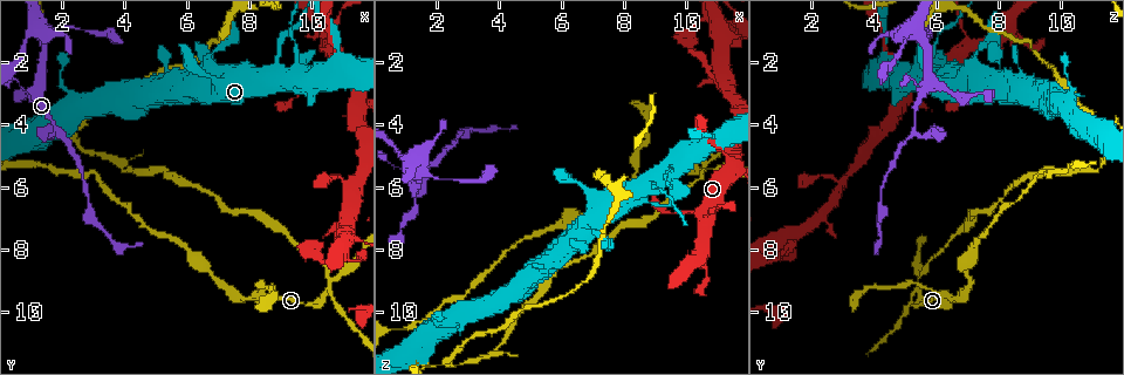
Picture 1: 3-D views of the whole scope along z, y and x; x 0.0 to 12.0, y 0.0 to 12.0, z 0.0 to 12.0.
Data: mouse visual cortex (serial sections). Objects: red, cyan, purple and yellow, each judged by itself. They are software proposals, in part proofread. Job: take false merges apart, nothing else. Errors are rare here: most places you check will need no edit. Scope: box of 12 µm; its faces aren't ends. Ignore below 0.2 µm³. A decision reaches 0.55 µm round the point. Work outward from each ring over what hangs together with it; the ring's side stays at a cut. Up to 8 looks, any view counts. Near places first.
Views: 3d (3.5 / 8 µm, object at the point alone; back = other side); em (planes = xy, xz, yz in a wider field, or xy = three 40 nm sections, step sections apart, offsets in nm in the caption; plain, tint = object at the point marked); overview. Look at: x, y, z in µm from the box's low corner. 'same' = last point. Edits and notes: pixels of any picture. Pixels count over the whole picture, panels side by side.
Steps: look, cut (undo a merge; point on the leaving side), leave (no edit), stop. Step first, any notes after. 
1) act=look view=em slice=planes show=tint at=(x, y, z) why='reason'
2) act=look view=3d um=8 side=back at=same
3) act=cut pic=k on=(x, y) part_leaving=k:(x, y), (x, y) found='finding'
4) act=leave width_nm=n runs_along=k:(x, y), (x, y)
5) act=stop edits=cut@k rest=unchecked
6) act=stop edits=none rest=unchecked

act=look view=3d um=3.5 at=(7.6, 9.5, 6.8)

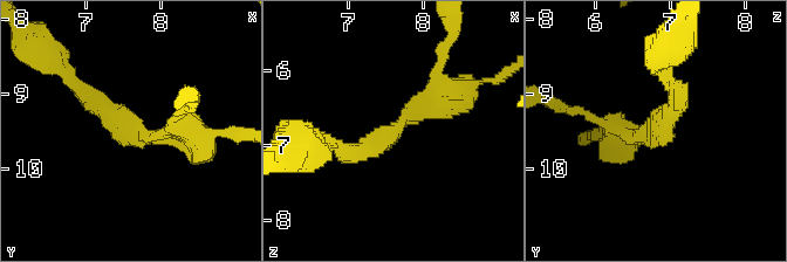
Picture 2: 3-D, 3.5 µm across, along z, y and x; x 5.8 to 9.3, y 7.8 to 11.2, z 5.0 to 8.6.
act=leave runs_along=2:(199, 139), (138, 136), (77, 82) found='continuous, no second cell'

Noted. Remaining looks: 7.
act=look view=3d um=3.5 at=(10.5, 9.1, 5.4) why='four arms meet'

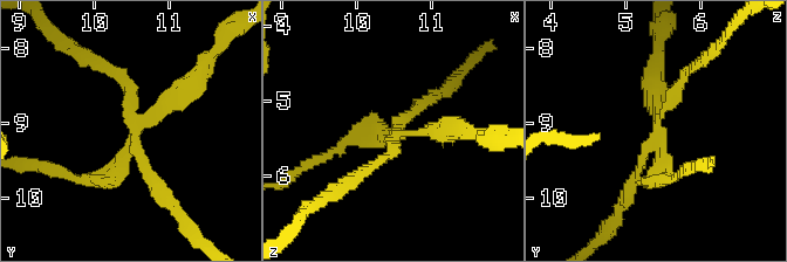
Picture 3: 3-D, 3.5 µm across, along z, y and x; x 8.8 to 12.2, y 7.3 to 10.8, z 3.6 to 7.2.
act=look view=em slice=xy step=1 show=tint at=(10.55, 9.10, 5.40) arms=4 arm_widths_nm=150,200,200,250

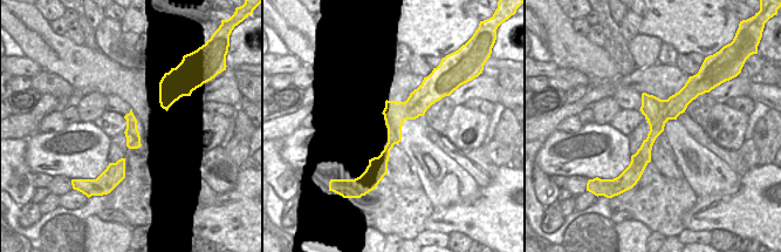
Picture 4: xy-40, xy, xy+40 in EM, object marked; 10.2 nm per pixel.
act=cut pic=3 on=(155, 179) width_nm=240 part_leaving=3:(123, 152), (134, 140), (130, 90), (97, 62) found='two cells meet here'

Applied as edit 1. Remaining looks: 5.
act=look view=3d um=3.5 at=(8.9, 2.3, 5.8) why='thick turns thin'

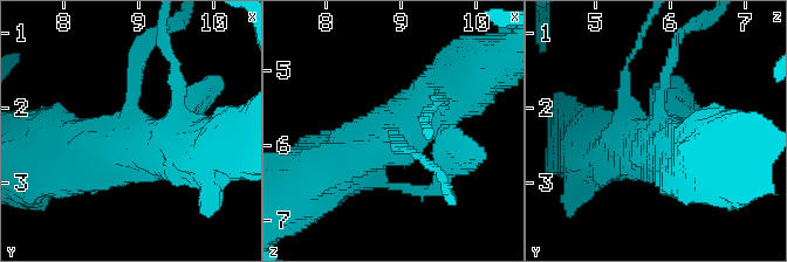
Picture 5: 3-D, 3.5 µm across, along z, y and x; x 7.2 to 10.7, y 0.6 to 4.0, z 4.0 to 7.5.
act=look view=em slice=xy step=2 show=tint at=(8.85, 2.30, 5.85)

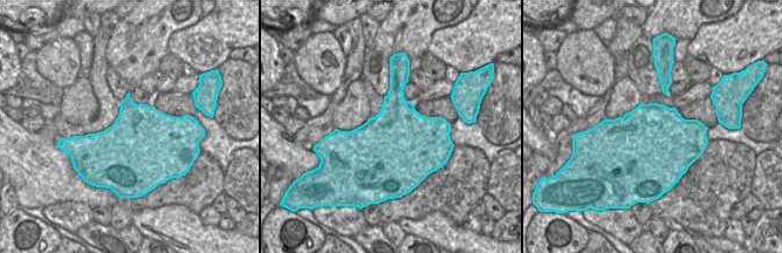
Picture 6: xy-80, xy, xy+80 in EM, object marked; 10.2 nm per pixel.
act=look view=em slice=xy step=1 show=tint at=same

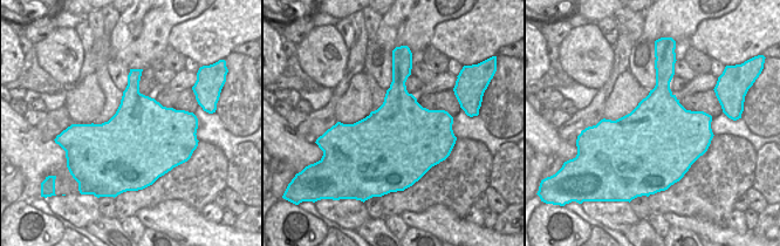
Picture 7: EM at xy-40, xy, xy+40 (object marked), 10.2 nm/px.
act=leave runs_along=5:(368, 147), (487, 63), (498, 63) found='all the same cell'

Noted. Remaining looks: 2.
act=stop edits=cut@3 rest=unchecked

